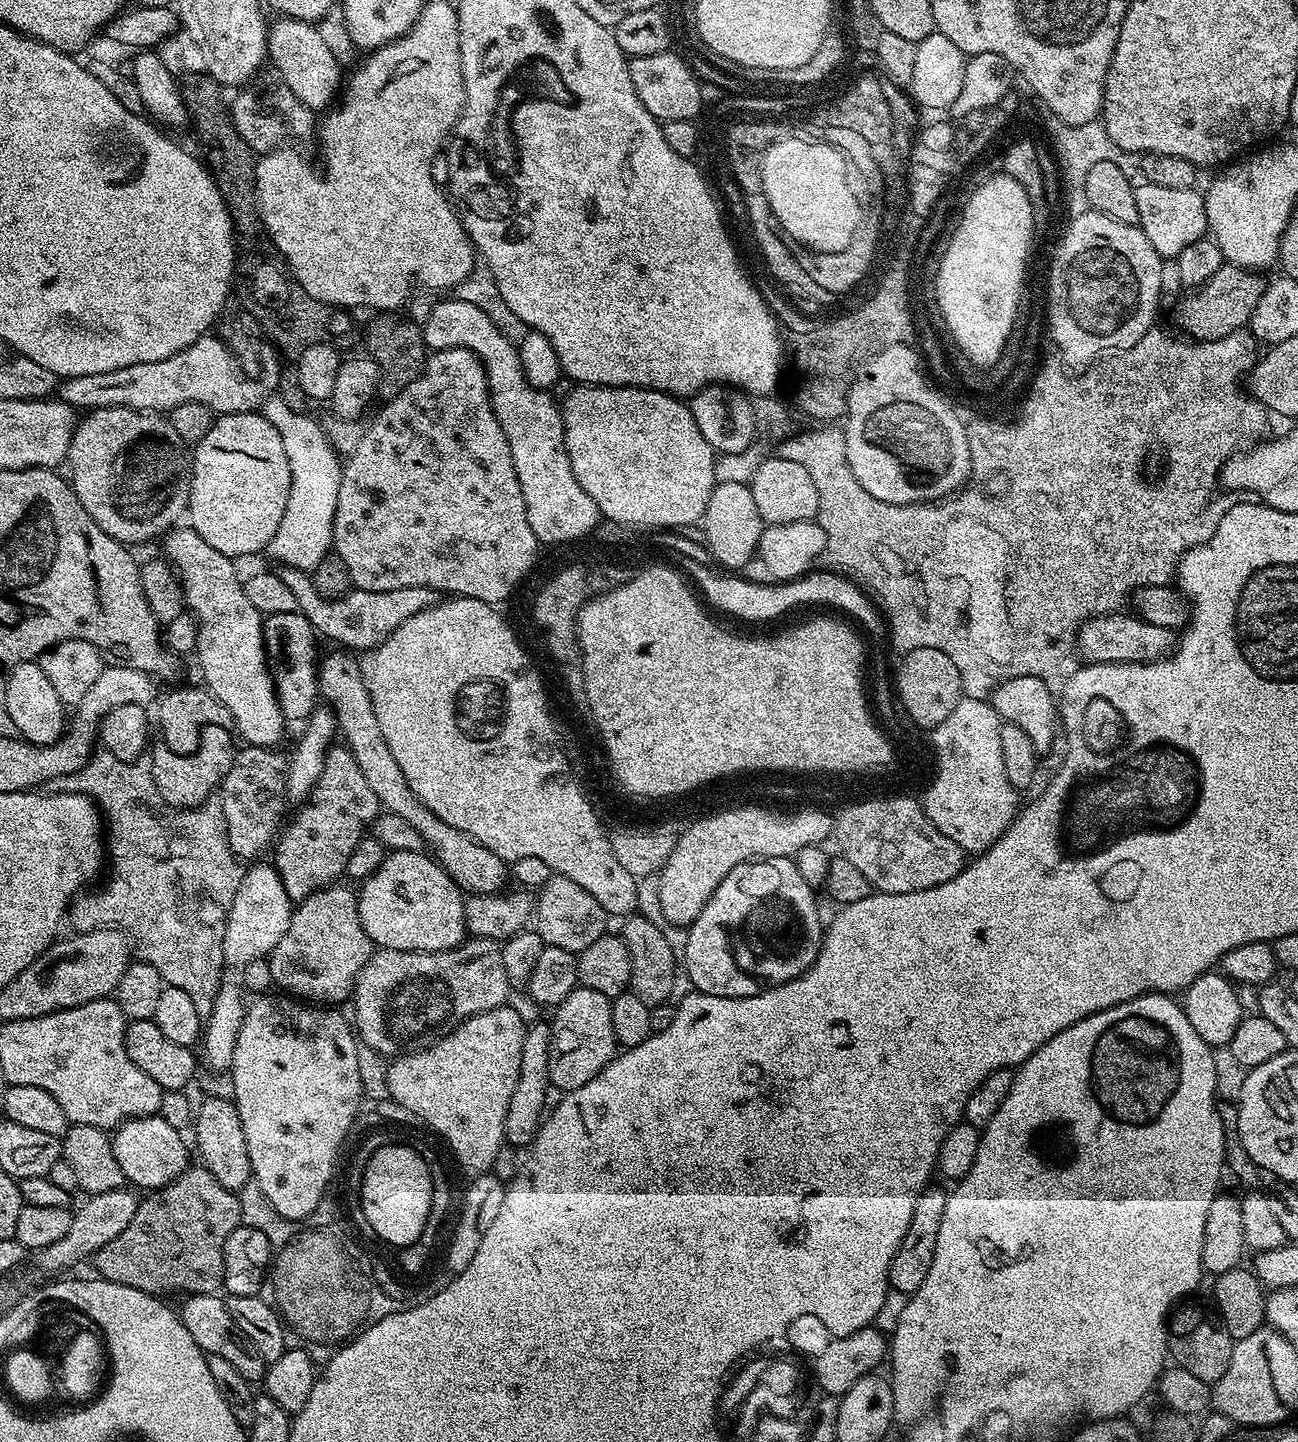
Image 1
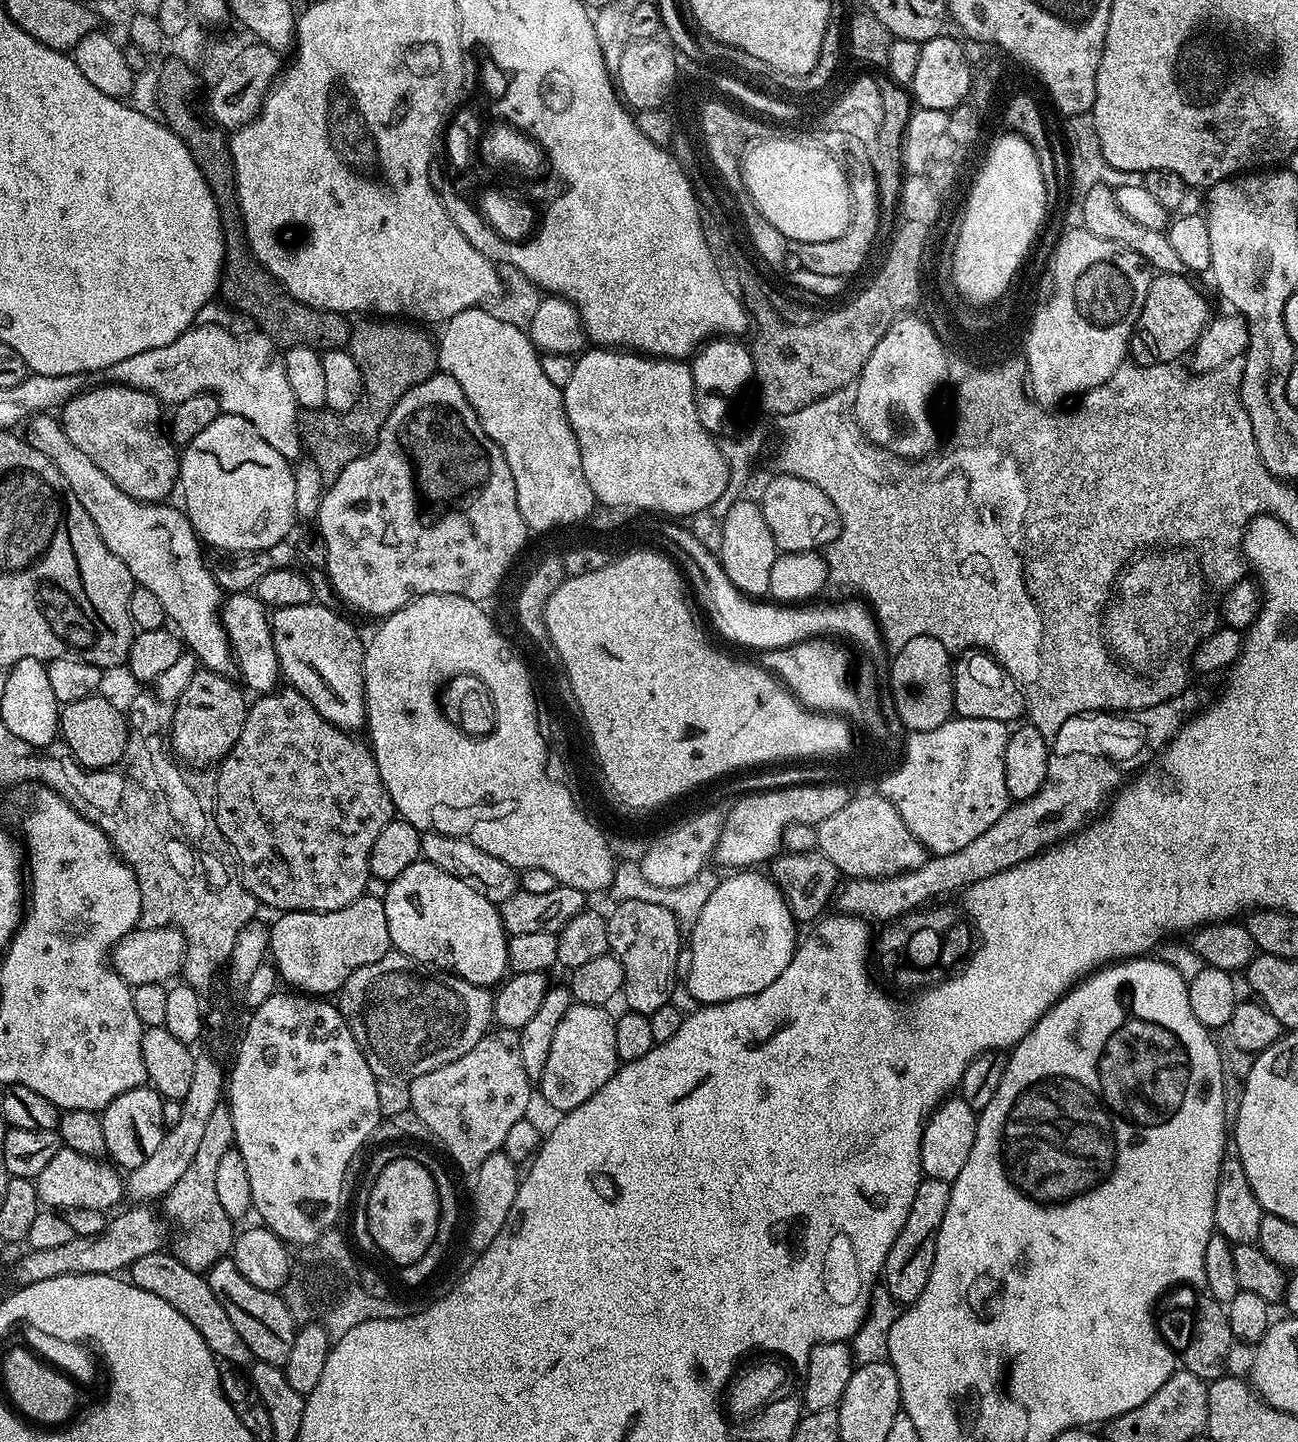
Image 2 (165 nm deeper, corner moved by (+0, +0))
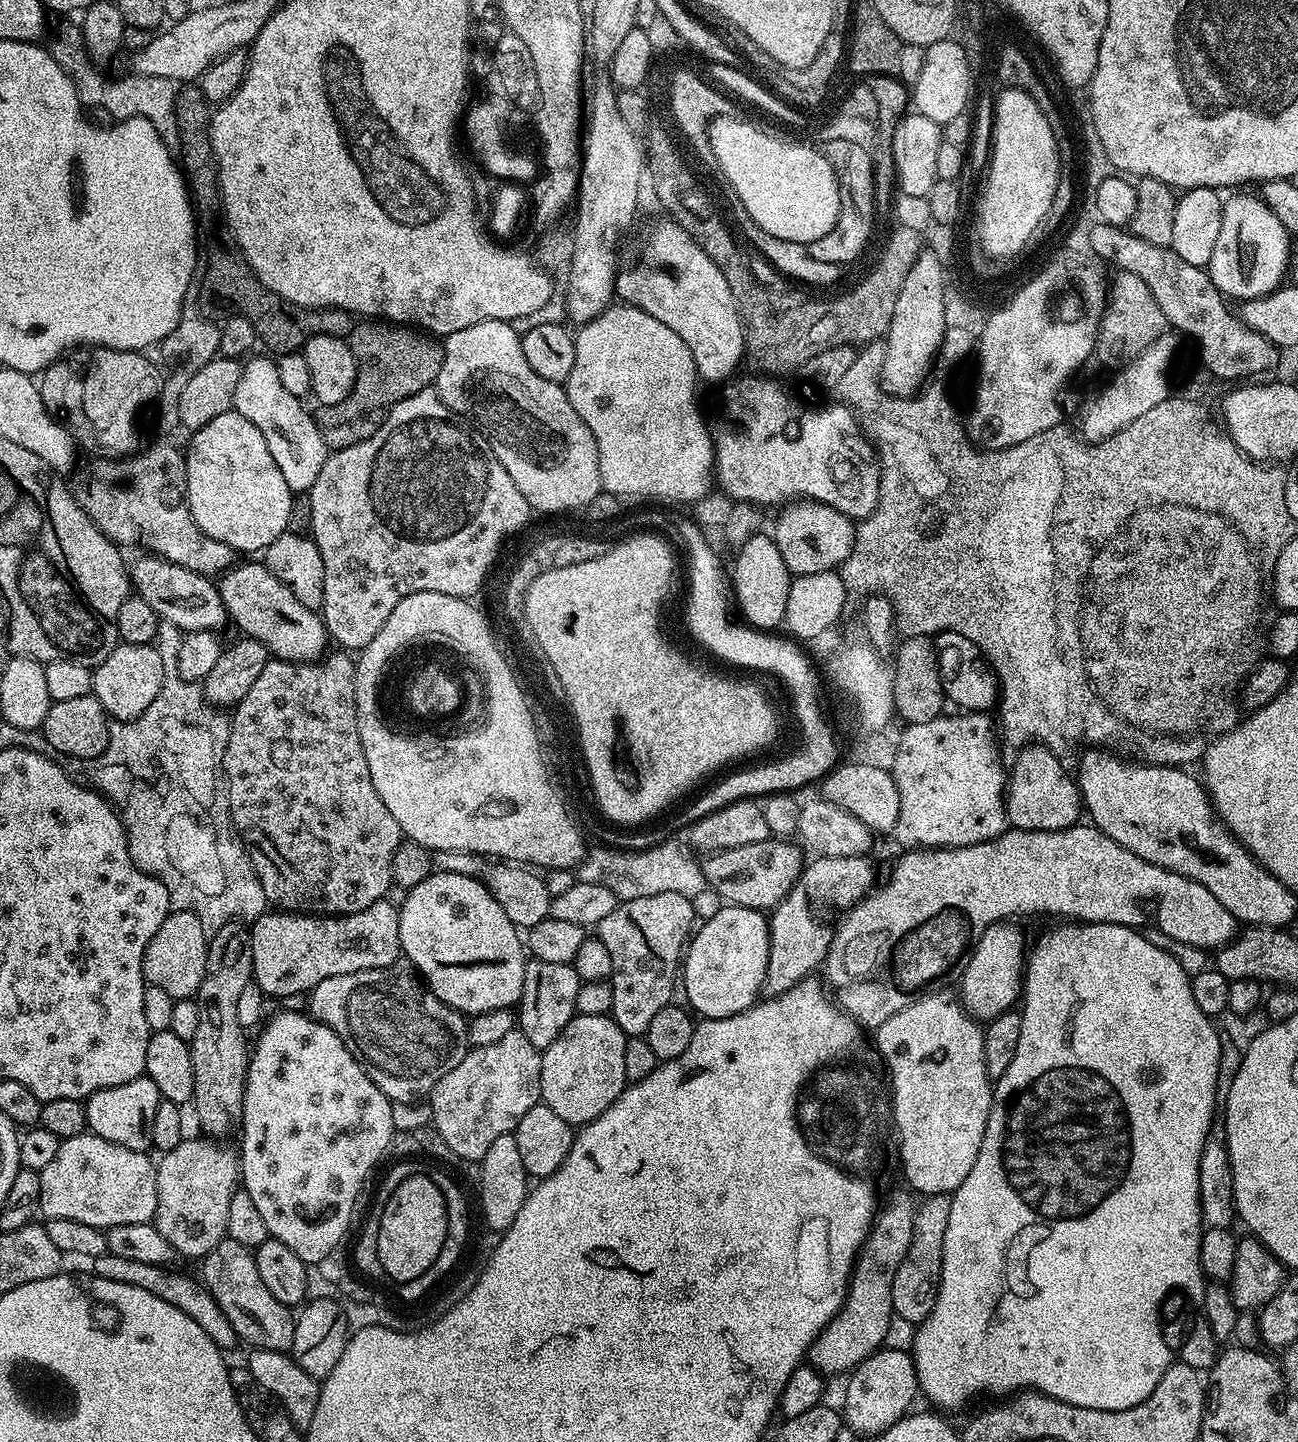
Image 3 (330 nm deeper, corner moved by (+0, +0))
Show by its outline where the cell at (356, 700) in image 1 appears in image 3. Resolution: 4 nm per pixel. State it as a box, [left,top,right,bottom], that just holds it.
[218,562,330,664]

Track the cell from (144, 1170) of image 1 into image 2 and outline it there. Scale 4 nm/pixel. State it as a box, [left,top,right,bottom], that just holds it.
[99,1086,166,1170]

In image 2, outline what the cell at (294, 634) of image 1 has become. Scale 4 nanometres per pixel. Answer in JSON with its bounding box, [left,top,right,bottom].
[220,592,281,694]

